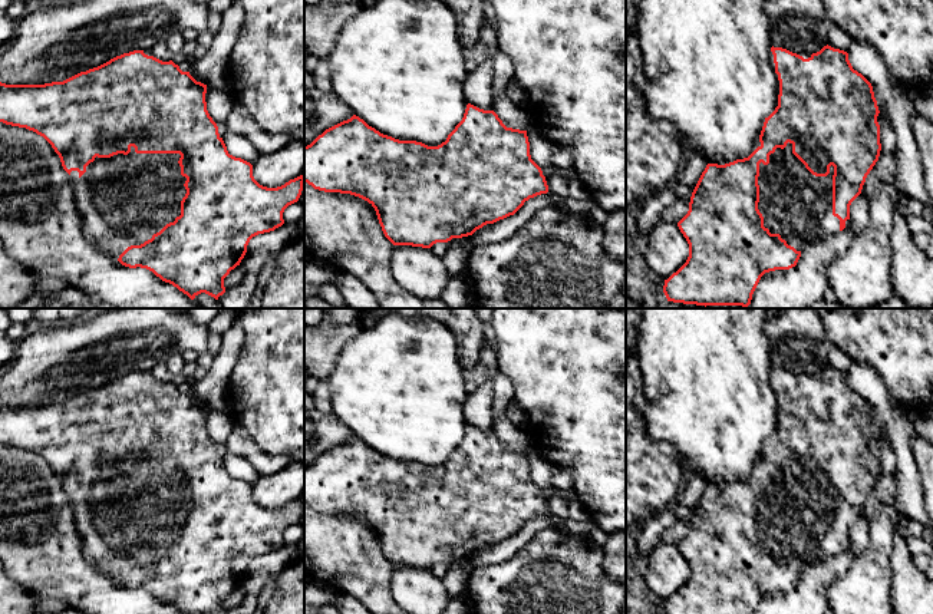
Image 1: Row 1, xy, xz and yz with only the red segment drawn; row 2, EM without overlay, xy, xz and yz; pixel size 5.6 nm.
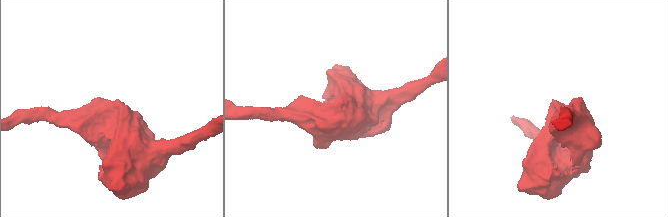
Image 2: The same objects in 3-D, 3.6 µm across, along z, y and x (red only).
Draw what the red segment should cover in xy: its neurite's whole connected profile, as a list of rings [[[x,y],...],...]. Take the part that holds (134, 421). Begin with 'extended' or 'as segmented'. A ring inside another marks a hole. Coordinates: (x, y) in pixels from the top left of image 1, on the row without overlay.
extended; [[[133,372],[63,403],[44,406],[6,406],[0,403],[0,443],[33,452],[52,466],[63,491],[70,496],[75,526],[80,534],[83,552],[90,564],[122,587],[146,590],[182,614],[225,614],[224,600],[240,587],[250,561],[258,555],[274,552],[284,545],[283,534],[289,526],[299,522],[304,498],[300,496],[277,509],[260,506],[253,498],[253,486],[228,475],[218,455],[218,448],[207,432],[205,415],[207,406],[197,403],[189,393],[182,393],[172,382],[162,383],[145,376],[144,372]]]

